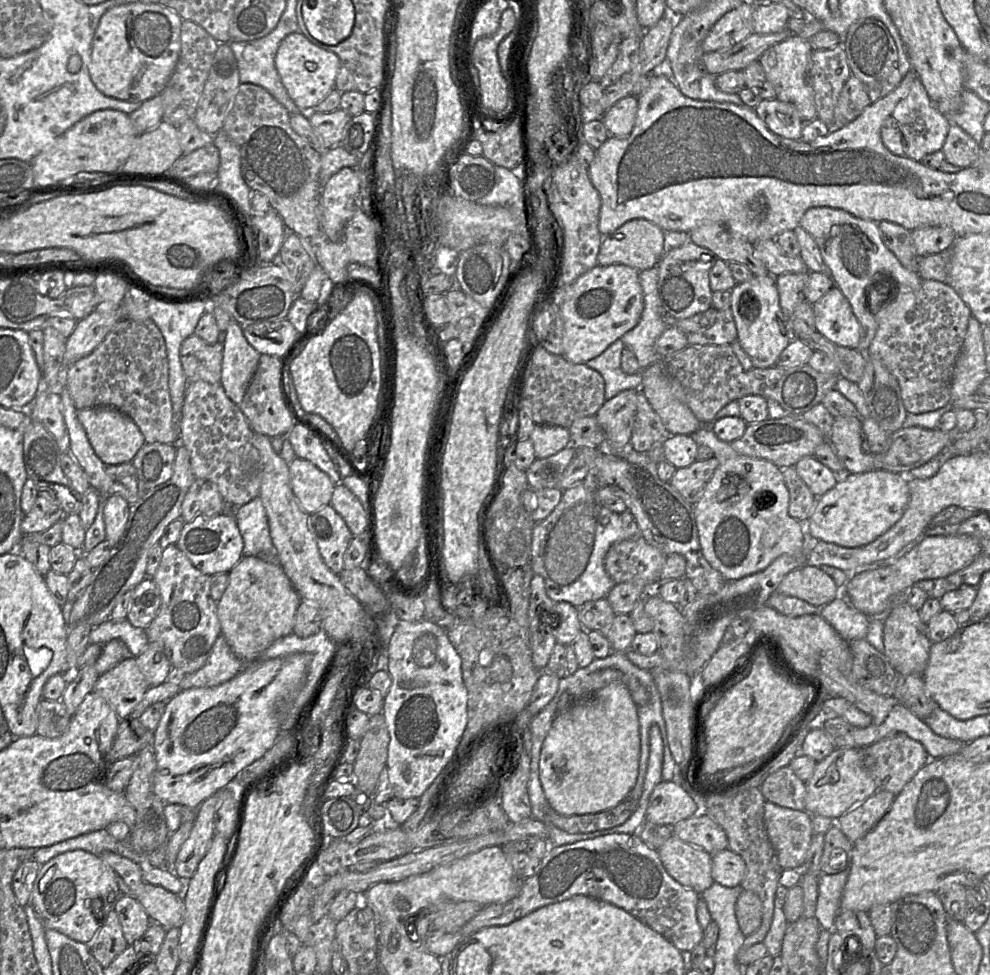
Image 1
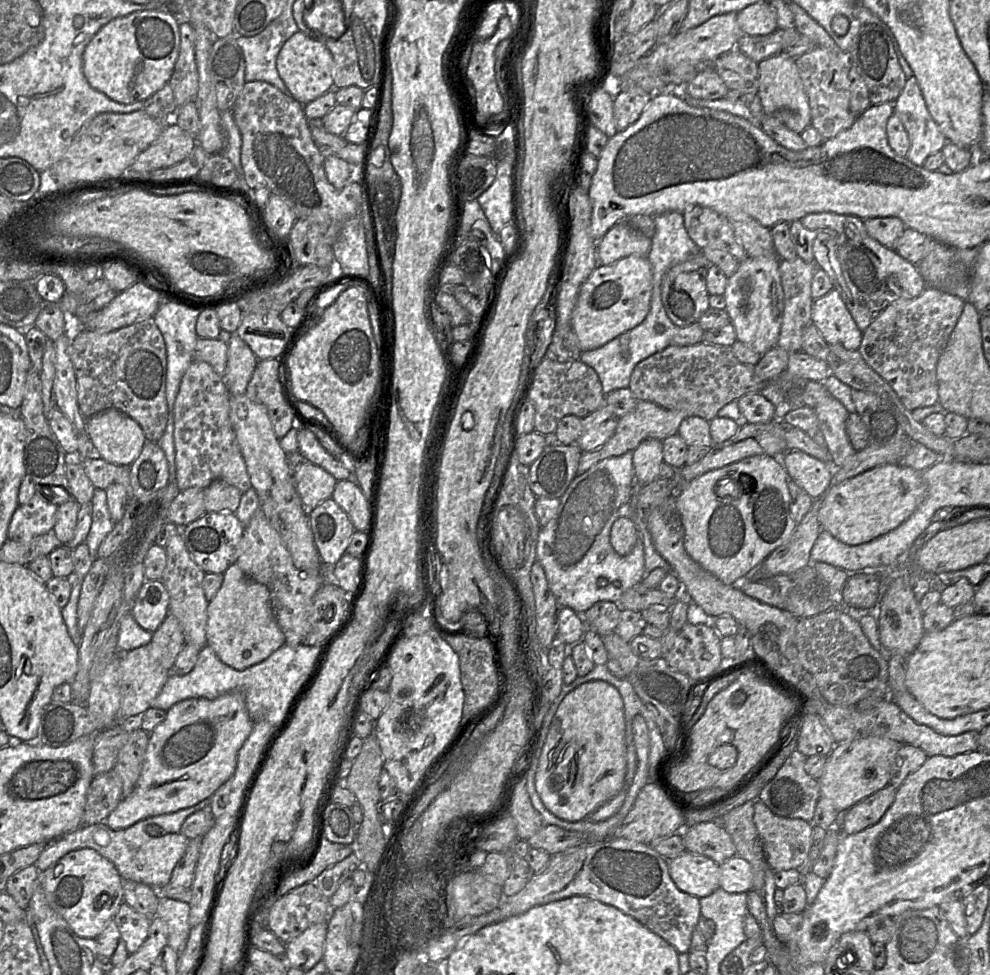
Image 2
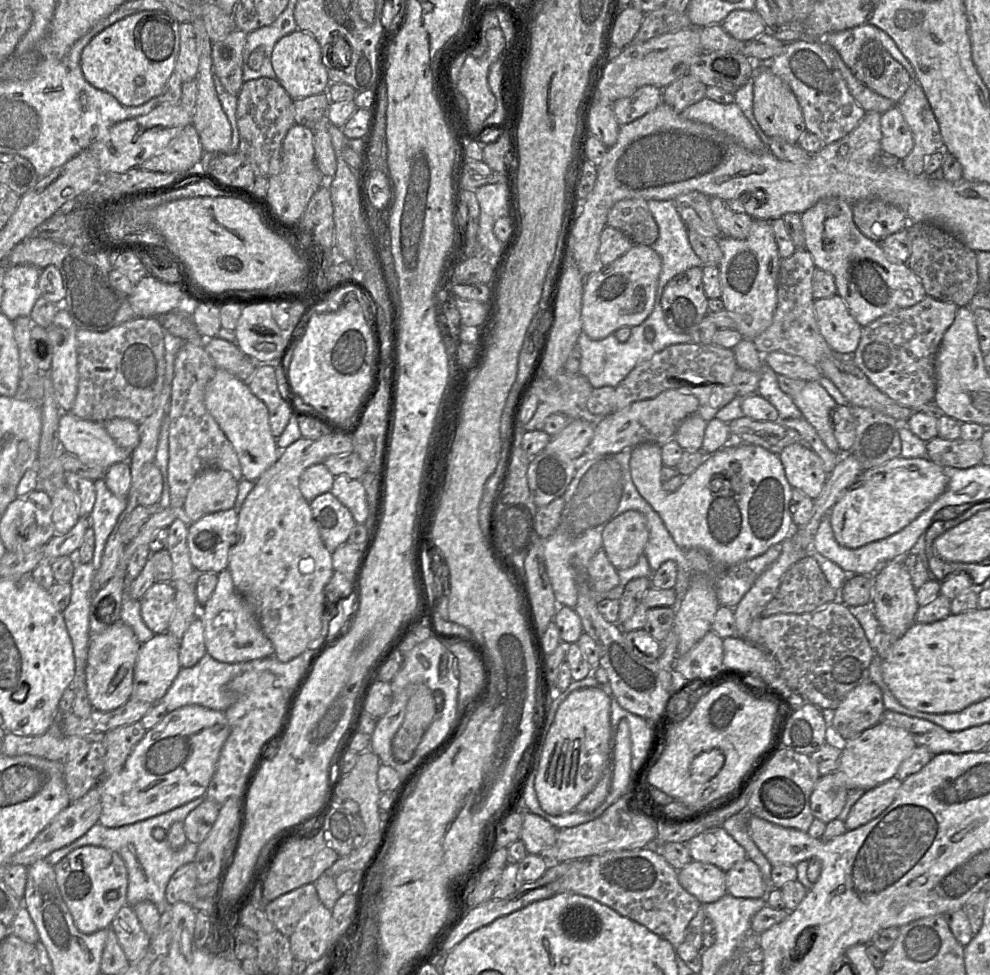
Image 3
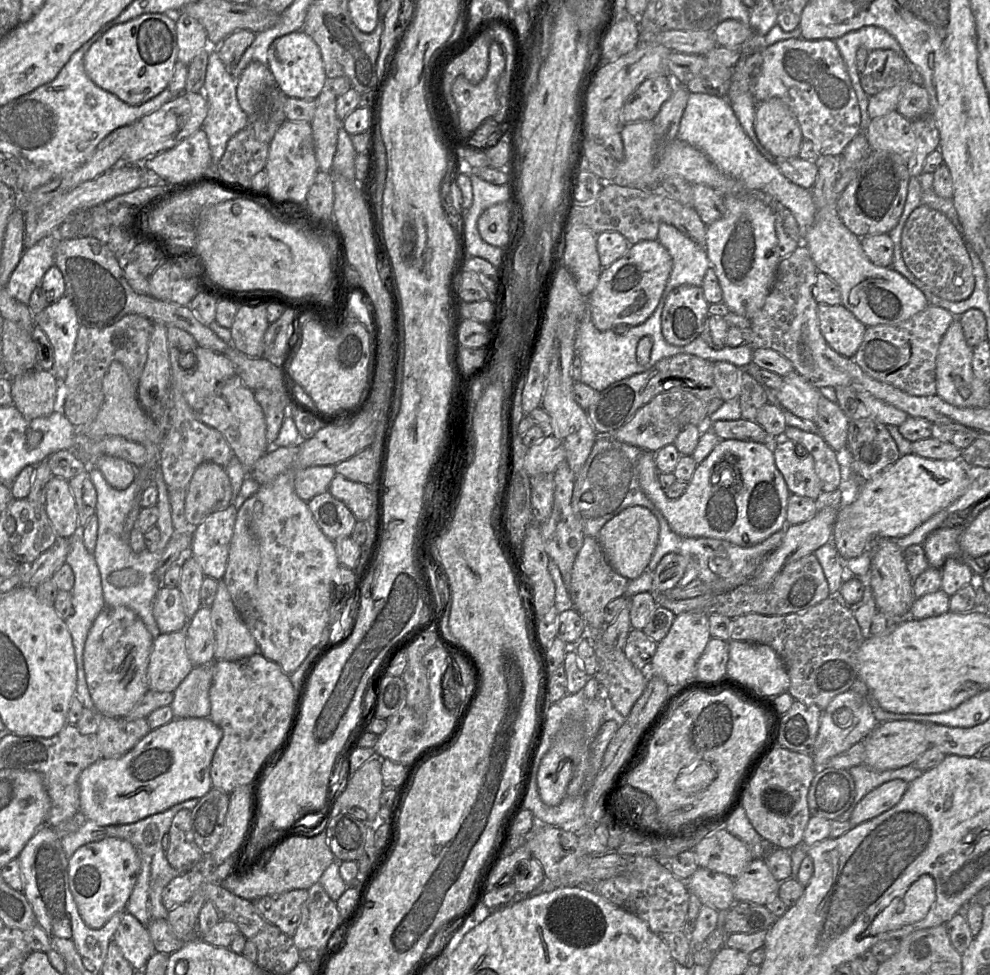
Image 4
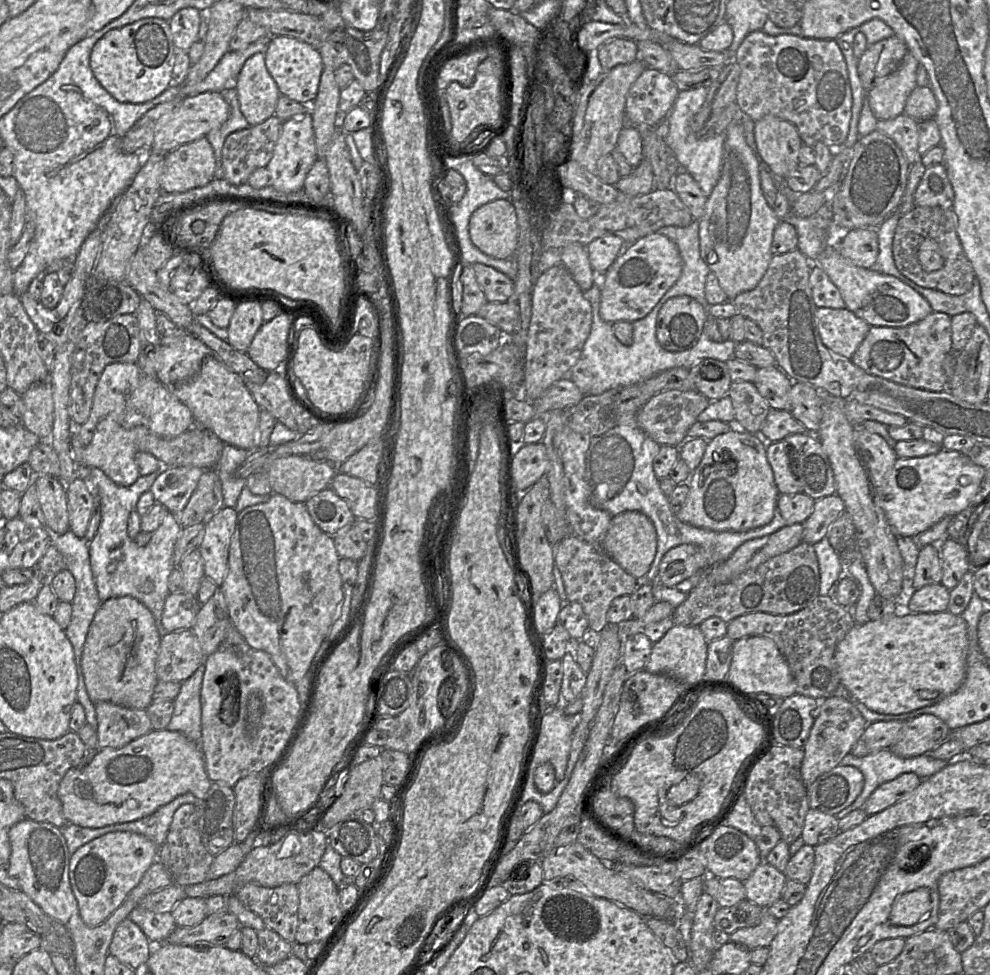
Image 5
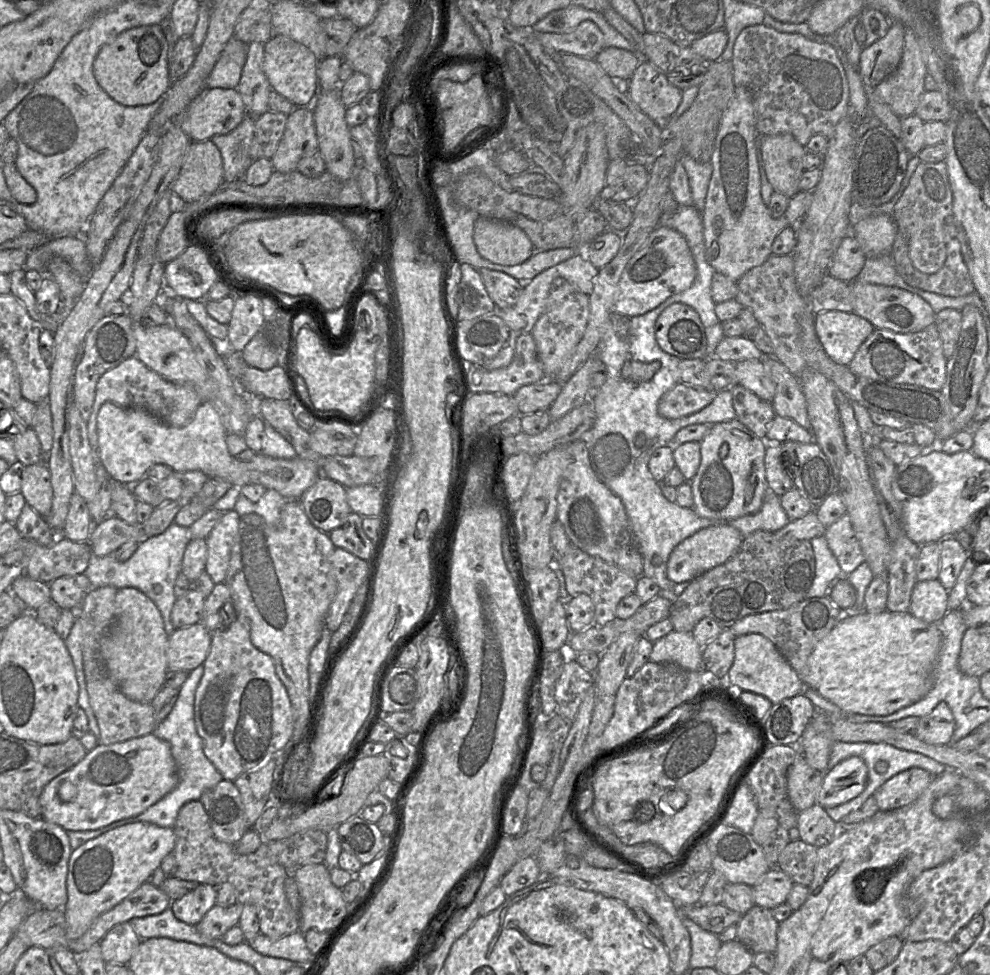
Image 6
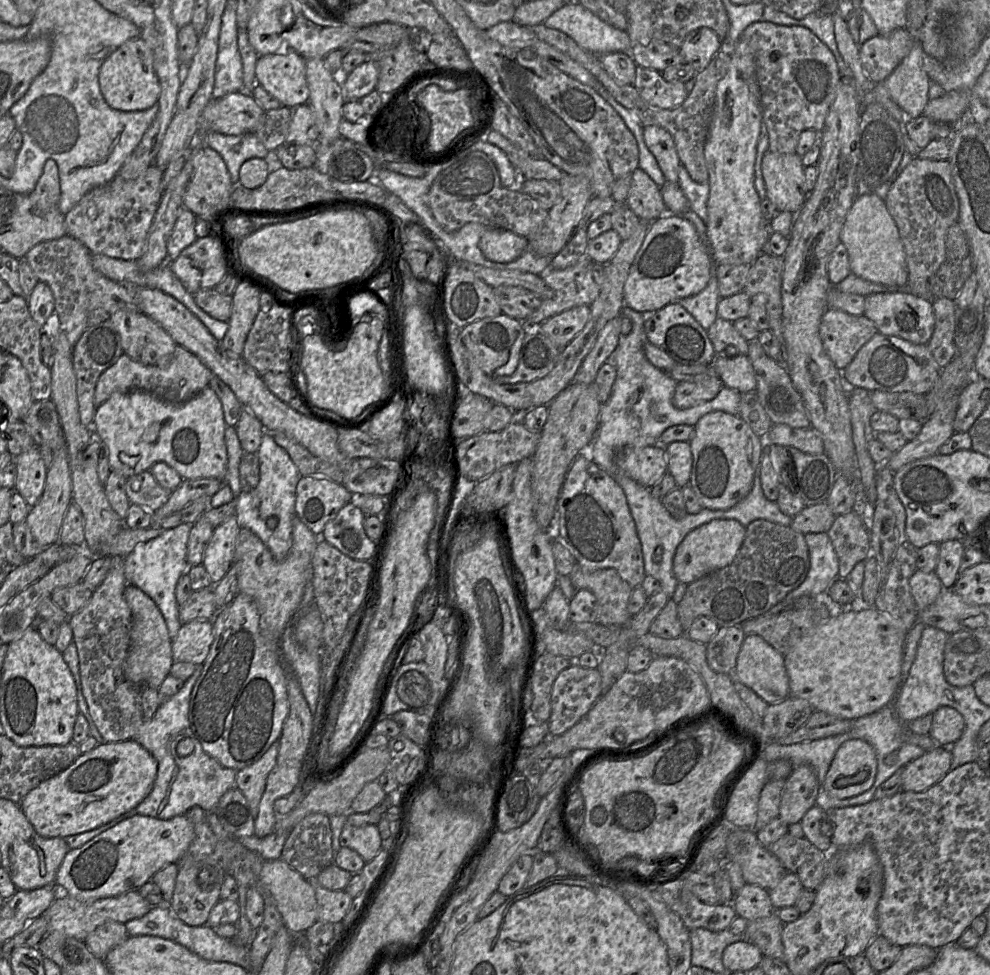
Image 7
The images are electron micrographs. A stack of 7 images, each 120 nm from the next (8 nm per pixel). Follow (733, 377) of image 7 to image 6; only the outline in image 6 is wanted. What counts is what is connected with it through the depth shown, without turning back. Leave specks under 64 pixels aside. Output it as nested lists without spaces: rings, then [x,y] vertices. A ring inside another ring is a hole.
[[[743,360],[735,363],[737,385],[756,394],[760,399],[771,402],[776,387],[762,360]]]

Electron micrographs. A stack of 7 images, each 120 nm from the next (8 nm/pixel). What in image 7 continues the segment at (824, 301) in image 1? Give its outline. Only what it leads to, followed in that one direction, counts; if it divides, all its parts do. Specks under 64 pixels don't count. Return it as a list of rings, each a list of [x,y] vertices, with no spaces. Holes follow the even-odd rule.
[[[828,308],[822,316],[819,334],[824,349],[835,366],[843,371],[854,359],[858,351],[878,332],[873,321],[864,315],[854,316],[846,312]]]

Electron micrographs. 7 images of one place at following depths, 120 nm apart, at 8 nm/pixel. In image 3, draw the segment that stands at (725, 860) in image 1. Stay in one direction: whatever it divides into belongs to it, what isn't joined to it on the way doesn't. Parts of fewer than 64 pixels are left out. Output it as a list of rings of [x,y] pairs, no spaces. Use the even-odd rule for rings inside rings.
[[[751,859],[738,862],[726,873],[727,893],[738,898],[765,898],[760,869]]]

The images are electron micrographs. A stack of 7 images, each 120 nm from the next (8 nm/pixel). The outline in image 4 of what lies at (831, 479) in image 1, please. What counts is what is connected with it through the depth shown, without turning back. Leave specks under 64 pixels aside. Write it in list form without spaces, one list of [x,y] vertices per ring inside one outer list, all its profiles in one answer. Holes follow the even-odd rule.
[[[789,439],[773,441],[776,467],[783,475],[791,494],[808,497],[820,504],[821,482],[815,472],[814,458],[806,448]]]

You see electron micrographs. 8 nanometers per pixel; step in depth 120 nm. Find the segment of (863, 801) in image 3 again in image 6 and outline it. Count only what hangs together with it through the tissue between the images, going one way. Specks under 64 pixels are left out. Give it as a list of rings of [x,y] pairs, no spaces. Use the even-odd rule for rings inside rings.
[[[921,768],[902,771],[881,785],[873,794],[879,810],[906,806],[916,800],[935,777]]]

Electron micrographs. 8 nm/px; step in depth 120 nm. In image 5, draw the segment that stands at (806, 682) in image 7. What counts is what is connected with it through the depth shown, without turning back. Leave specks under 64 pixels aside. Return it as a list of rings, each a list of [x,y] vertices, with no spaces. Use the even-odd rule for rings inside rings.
[[[899,611],[889,618],[855,624],[837,644],[834,658],[840,684],[858,701],[879,714],[897,715],[934,705],[954,693],[965,678],[967,654],[967,624],[961,615],[954,615],[948,611]]]

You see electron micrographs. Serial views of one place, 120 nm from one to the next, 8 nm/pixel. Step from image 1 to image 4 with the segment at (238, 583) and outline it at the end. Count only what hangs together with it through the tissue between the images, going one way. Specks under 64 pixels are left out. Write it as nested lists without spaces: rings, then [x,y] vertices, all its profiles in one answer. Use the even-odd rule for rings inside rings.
[[[223,580],[210,606],[215,634],[215,661],[236,661],[259,652],[256,640],[240,618]]]

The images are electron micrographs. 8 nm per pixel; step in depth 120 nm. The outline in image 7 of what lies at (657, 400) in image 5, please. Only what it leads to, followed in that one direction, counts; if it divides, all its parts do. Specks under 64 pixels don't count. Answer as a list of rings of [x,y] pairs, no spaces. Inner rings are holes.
[[[716,373],[700,382],[679,382],[672,403],[678,409],[694,407],[714,399],[723,386]]]

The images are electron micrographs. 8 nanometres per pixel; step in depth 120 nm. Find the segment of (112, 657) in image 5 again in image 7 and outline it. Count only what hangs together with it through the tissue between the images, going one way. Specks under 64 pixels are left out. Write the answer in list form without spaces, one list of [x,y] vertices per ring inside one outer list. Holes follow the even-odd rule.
[[[128,584],[124,591],[125,600],[132,613],[130,649],[123,664],[126,678],[136,686],[159,689],[170,674],[174,663],[172,640],[165,619],[155,602],[138,587]]]

